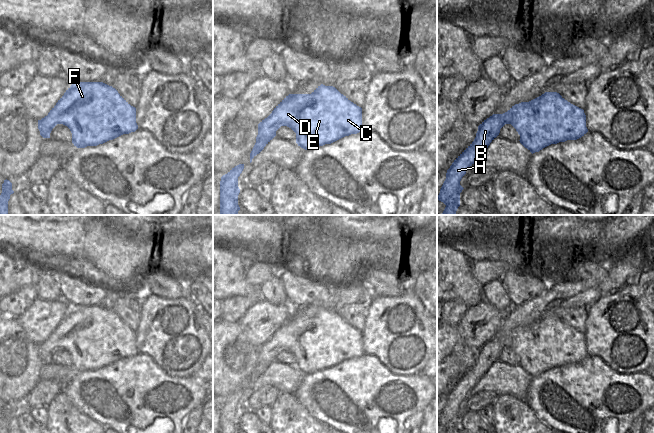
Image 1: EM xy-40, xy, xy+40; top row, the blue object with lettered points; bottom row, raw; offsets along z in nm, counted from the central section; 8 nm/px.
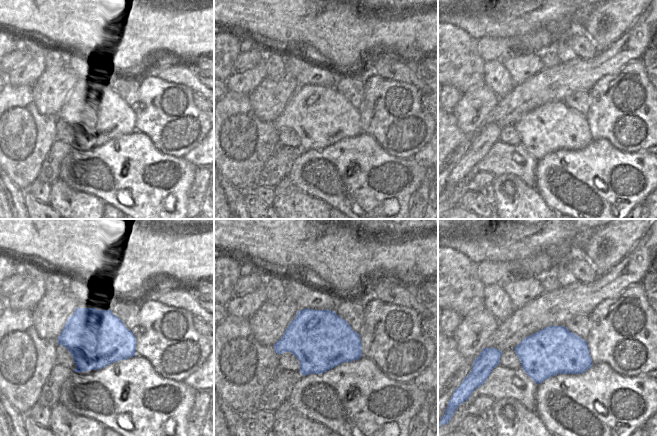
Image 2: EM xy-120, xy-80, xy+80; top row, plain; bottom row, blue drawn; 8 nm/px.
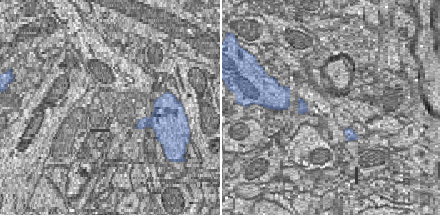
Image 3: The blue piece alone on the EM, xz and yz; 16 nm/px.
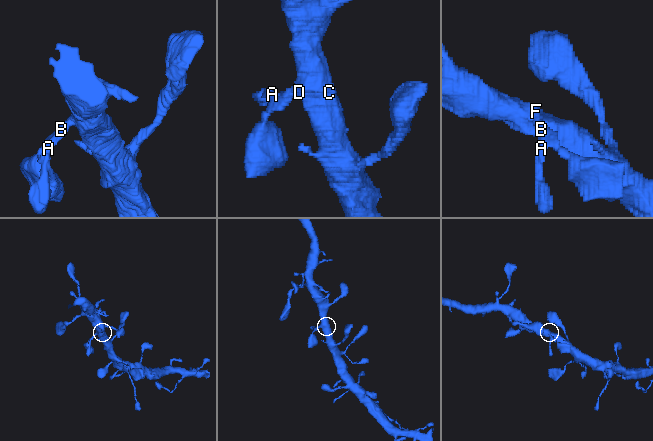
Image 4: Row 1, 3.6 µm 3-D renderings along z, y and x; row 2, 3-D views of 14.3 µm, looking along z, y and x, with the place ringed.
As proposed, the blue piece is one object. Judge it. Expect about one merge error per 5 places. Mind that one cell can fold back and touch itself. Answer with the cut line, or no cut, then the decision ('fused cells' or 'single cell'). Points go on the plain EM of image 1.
no cut | single cell

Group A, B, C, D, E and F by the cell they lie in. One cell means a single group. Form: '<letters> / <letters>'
A B C D E F

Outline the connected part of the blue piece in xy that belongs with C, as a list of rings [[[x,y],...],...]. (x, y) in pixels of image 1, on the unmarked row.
[[[321,308],[311,318],[289,318],[258,348],[250,387],[281,350],[291,352],[296,357],[296,367],[305,374],[364,354],[362,332],[335,311]]]

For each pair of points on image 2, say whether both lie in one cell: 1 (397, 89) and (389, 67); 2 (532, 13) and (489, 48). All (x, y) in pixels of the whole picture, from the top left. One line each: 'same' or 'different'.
1: different
2: different

